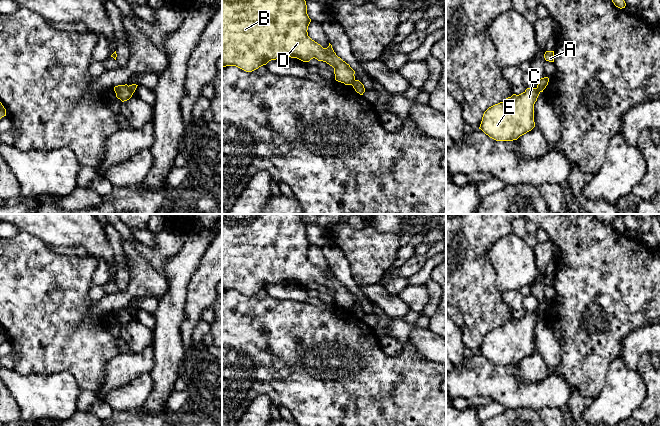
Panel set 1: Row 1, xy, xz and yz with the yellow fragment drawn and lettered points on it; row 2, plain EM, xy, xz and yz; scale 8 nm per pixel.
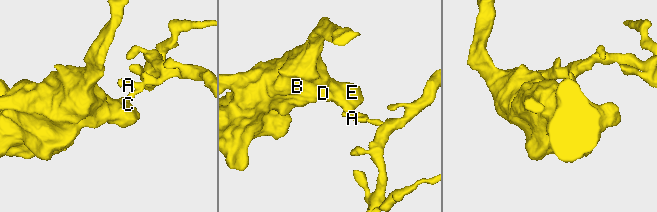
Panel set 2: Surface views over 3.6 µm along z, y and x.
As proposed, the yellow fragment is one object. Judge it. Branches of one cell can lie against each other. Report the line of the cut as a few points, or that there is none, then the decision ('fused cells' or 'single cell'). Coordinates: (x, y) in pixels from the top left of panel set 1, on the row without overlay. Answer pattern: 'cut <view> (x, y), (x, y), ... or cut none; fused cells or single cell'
cut xz (356, 304), (351, 308); fused cells

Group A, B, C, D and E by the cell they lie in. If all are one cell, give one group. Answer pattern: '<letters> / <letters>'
A / B C D E

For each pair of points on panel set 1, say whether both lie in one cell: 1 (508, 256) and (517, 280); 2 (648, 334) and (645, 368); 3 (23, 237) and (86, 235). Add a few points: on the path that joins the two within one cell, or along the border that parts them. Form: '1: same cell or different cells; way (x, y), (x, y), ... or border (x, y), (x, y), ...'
1: same cell; way (514, 262), (515, 274)
2: different cells; border (649, 351), (641, 356), (635, 369)
3: different cells; border (20, 229), (36, 235), (46, 244)

